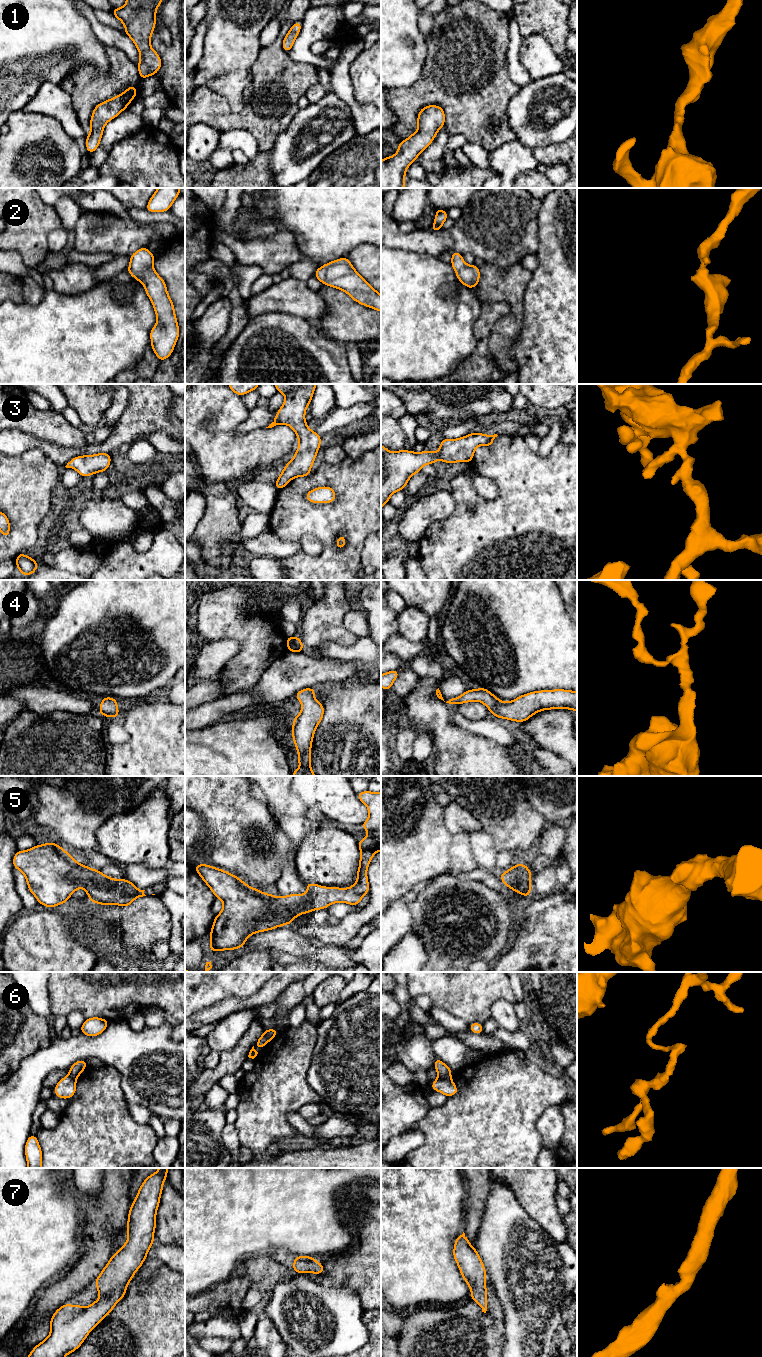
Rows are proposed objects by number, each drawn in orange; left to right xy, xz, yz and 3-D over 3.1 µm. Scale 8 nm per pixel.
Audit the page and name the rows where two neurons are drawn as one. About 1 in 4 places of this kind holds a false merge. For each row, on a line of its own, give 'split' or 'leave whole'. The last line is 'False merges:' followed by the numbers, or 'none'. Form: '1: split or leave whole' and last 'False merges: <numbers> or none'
1: leave whole
2: leave whole
3: leave whole
4: leave whole
5: leave whole
6: split
7: leave whole
False merges: 6

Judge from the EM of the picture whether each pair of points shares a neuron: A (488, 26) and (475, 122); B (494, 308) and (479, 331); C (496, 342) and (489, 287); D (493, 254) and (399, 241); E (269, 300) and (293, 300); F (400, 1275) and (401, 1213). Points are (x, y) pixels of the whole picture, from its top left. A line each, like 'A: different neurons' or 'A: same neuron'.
A: same neuron
B: same neuron
C: same neuron
D: same neuron
E: same neuron
F: same neuron

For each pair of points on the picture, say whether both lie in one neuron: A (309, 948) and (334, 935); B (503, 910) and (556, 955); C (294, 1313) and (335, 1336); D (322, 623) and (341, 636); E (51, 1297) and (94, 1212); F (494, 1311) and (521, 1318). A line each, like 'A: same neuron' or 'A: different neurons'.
A: different neurons
B: different neurons
C: same neuron
D: same neuron
E: same neuron
F: different neurons

